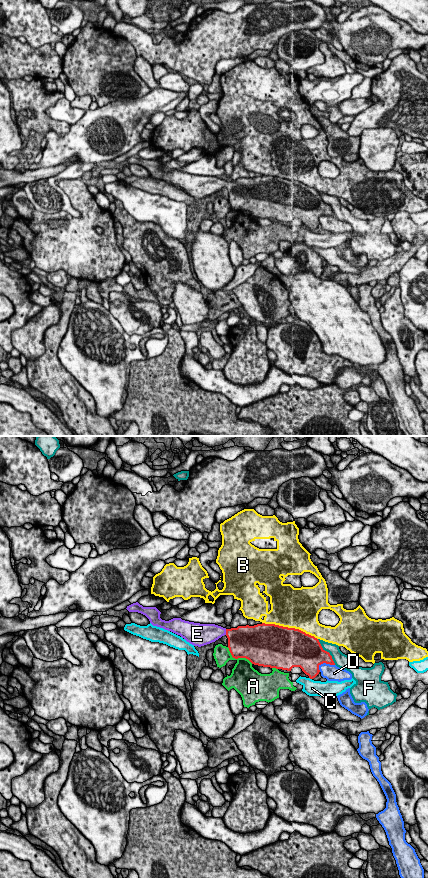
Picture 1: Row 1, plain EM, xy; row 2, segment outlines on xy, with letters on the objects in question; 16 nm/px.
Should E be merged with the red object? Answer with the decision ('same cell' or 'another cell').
same cell

